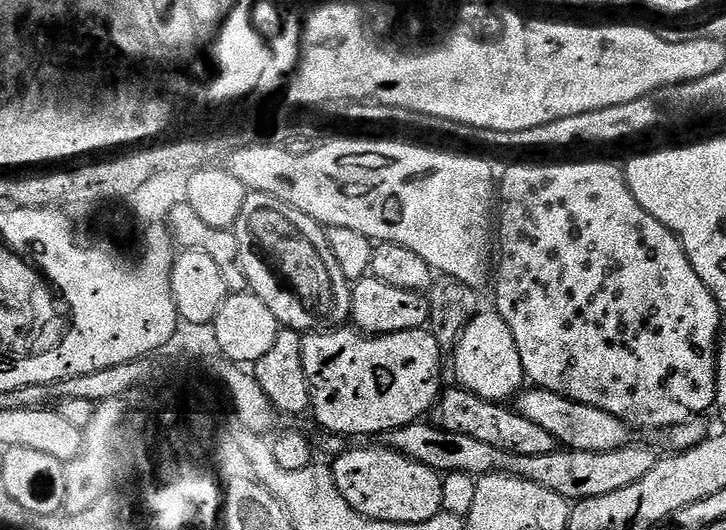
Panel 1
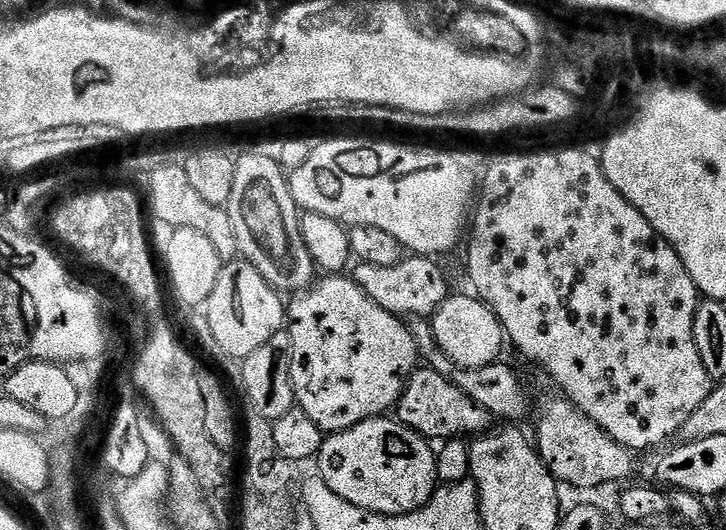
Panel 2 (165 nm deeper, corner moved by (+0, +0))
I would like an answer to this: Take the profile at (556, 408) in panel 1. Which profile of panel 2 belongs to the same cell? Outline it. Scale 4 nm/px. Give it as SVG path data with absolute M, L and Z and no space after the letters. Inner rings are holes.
M413 316L407 321L408 329L412 332L412 337L416 343L416 351L419 359L427 367L433 368L438 374L450 377L478 406L482 406L489 414L500 422L520 422L528 412L528 392L524 389L524 384L520 381L520 376L505 362L497 362L490 366L478 366L477 368L458 368L454 367L451 358L444 353L441 348L437 348L436 339L432 333L431 323L423 316Z

